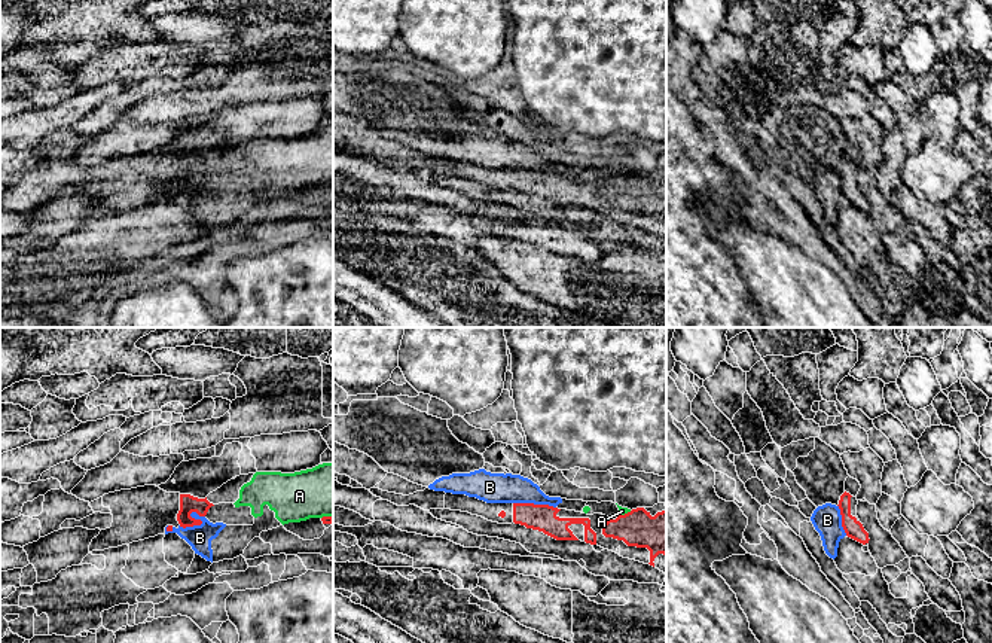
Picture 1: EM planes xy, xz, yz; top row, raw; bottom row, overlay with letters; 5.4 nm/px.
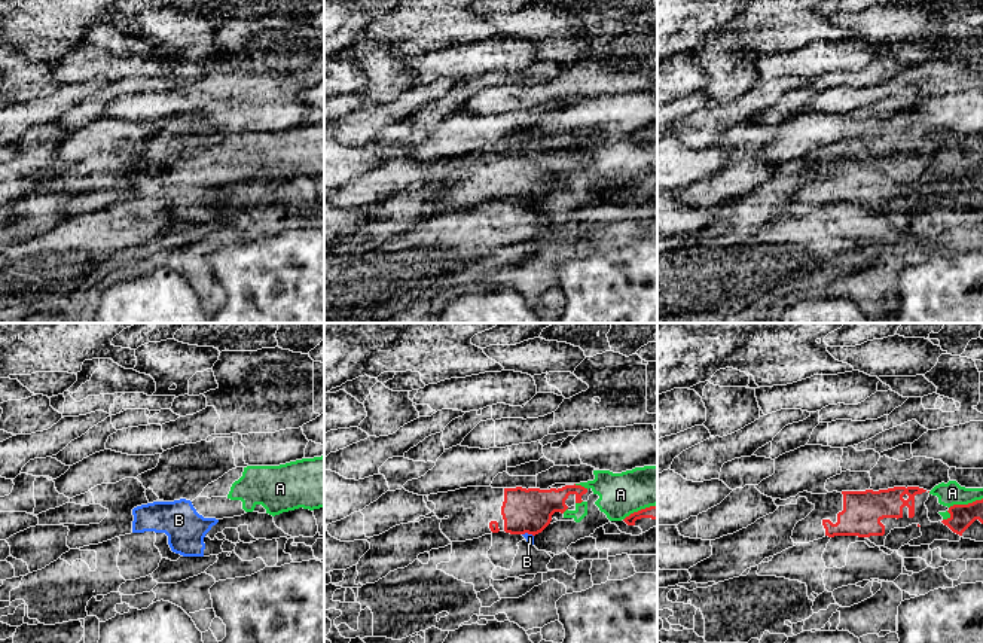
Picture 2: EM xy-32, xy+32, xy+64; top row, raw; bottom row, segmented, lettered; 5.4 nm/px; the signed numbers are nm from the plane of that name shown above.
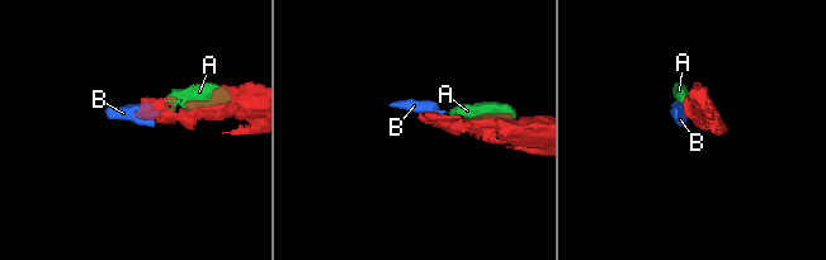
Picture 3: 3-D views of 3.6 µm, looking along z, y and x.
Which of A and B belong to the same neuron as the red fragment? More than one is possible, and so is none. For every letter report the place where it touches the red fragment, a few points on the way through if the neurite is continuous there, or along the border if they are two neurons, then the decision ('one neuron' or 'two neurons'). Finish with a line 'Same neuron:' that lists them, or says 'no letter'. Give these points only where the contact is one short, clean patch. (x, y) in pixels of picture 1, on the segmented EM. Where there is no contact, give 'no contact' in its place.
A: meets red in xy at (326, 517); two neurons
B: meets red in xy at (194, 524); border along xy (204, 515), (200, 518), (200, 524), (179, 526); two neurons
Same neuron: no letter

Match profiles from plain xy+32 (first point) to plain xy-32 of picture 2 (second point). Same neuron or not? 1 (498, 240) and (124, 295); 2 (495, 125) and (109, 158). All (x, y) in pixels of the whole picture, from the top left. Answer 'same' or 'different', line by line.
1: different
2: different

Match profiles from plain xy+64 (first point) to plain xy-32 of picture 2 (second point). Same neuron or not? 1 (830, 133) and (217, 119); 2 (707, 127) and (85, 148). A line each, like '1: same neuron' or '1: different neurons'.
1: different neurons
2: different neurons

